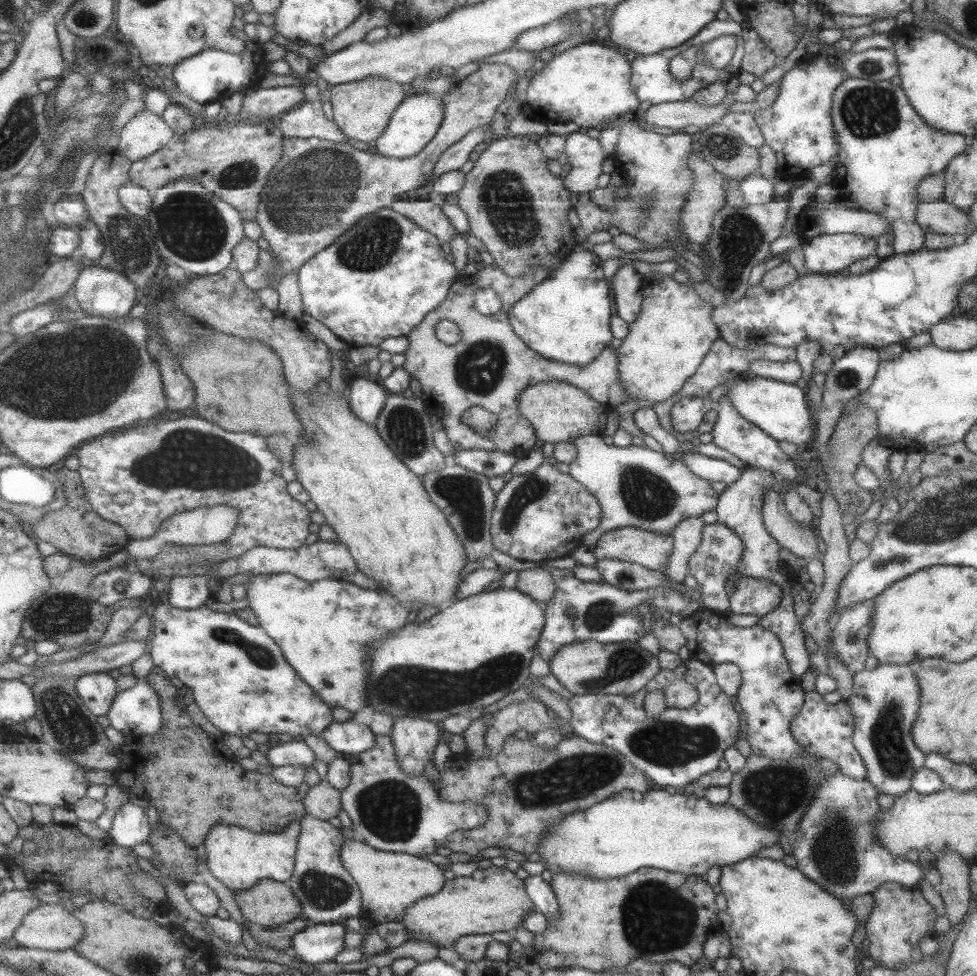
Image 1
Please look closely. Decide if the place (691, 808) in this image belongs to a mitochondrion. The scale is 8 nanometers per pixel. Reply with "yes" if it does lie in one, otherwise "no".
no

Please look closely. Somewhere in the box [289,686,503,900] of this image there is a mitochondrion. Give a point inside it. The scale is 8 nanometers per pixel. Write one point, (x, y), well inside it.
(388, 809)

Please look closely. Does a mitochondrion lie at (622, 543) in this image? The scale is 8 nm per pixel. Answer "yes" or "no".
no

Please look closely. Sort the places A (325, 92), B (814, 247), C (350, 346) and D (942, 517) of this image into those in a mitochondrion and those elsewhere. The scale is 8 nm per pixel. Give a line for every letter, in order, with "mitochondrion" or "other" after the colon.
A: other
B: other
C: other
D: mitochondrion

